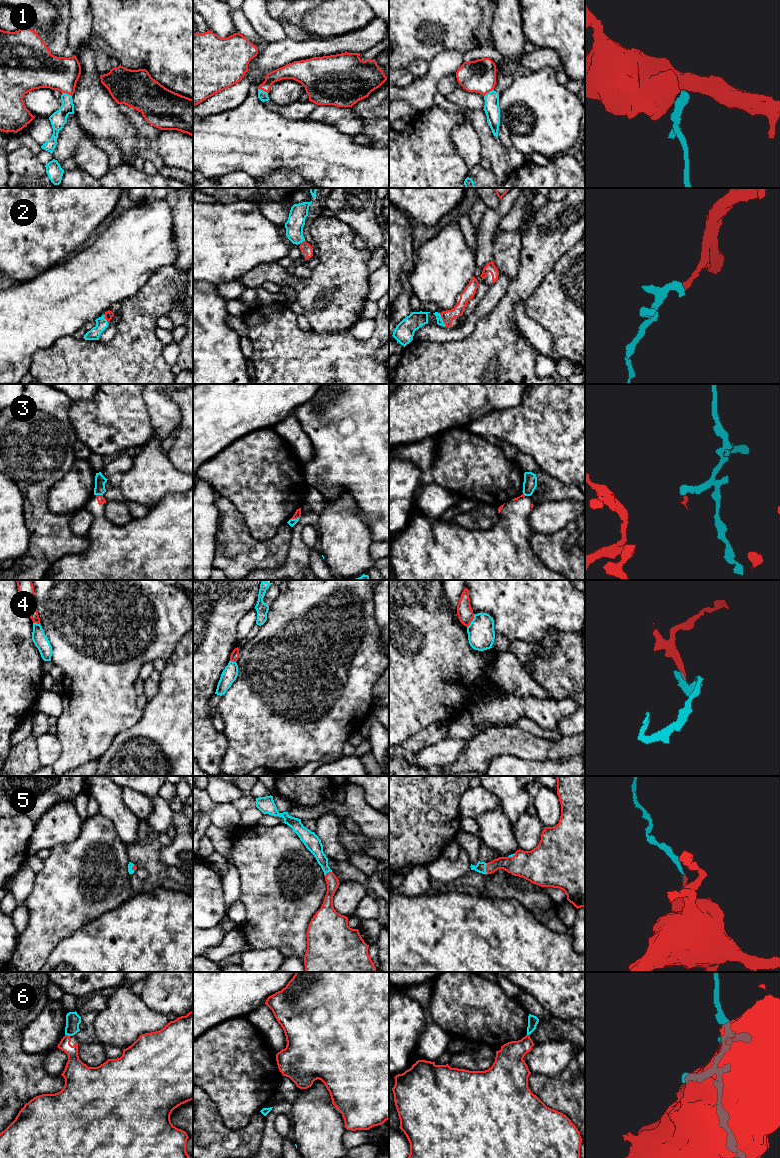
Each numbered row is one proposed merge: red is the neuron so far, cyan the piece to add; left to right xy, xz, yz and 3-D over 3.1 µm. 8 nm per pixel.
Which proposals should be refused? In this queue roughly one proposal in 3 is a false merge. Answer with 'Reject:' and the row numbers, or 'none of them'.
Reject: 3, 4, 6

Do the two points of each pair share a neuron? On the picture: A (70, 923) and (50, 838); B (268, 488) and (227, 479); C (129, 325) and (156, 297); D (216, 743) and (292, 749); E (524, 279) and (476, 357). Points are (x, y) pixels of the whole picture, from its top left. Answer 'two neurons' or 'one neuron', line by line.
A: two neurons
B: one neuron
C: one neuron
D: two neurons
E: one neuron

